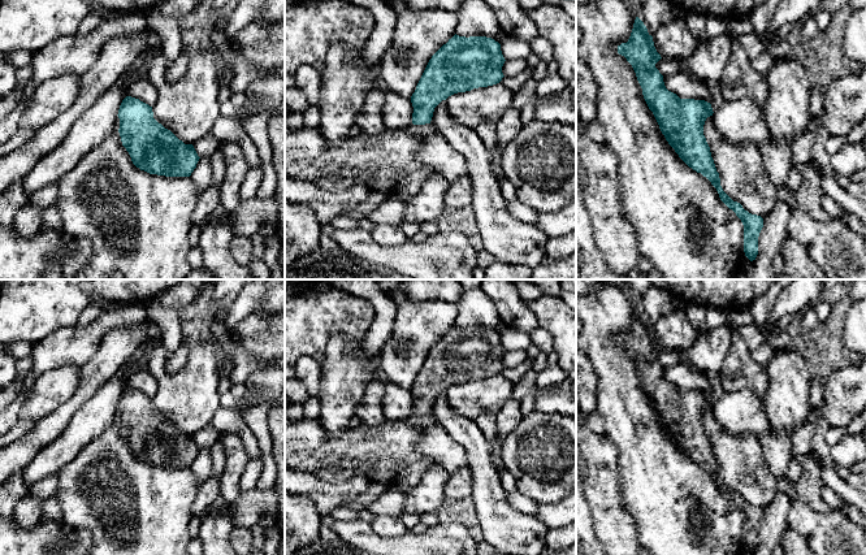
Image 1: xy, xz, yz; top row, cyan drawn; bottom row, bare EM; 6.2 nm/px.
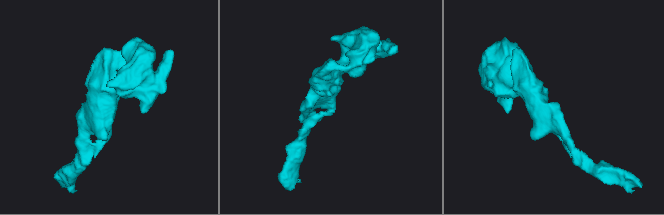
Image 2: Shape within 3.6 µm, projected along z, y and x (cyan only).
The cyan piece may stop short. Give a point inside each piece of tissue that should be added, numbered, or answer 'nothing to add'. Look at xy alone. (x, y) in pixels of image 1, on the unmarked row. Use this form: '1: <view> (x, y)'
nothing to add

